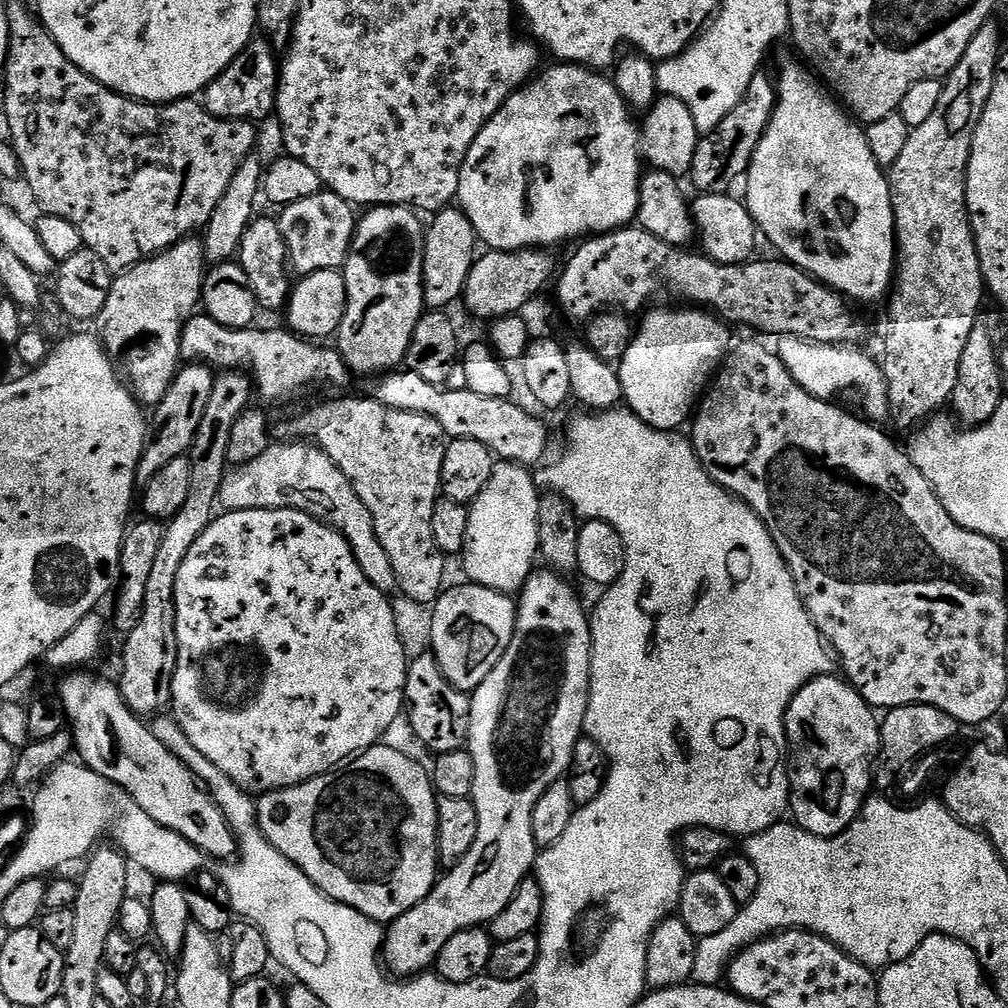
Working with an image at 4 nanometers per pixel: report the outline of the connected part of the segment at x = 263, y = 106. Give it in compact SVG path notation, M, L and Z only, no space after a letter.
M253 38L245 48L210 82L202 93L204 109L223 120L261 122L276 110L276 88L280 85L278 56L271 44L263 38Z

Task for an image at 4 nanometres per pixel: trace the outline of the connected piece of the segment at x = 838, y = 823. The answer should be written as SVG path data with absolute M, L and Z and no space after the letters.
M839 675L816 676L790 702L784 719L788 735L792 780L790 779L790 812L795 823L815 836L842 834L861 815L865 800L874 788L874 765L880 754L880 720L877 713L858 694L858 690Z

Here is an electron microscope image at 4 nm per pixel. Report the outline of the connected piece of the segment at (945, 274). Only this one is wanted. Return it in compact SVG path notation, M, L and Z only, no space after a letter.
M989 18L978 26L978 34L970 38L970 46L966 46L966 54L958 58L958 66L950 70L948 75L943 77L944 89L942 98L938 101L938 107L930 114L927 122L922 122L922 126L911 129L906 138L906 146L902 149L902 154L898 157L898 162L894 162L892 168L887 169L888 189L890 190L890 202L894 210L894 222L896 223L896 271L887 297L888 304L888 325L884 328L884 360L882 367L884 370L884 383L888 385L888 407L891 415L896 416L896 420L904 428L915 429L923 425L929 418L935 417L940 407L947 405L952 399L952 391L958 382L958 362L962 362L962 350L966 350L966 341L970 338L970 330L974 330L976 321L981 319L980 303L986 300L986 289L984 287L984 275L980 269L980 259L976 249L976 239L972 233L972 223L968 217L968 203L966 202L966 178L968 177L968 163L972 153L972 139L976 133L978 122L982 118L982 110L986 110L986 102L994 90L996 81L996 71L1000 65L1000 57L1005 51L1004 32L1000 29L1000 24L996 18Z

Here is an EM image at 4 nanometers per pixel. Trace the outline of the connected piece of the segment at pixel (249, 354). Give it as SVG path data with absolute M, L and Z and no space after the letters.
M193 314L184 324L180 343L181 361L207 364L216 370L247 370L264 400L288 400L311 384L344 384L350 379L346 362L335 347L319 348L319 343L297 336L287 327L227 328L207 314Z

